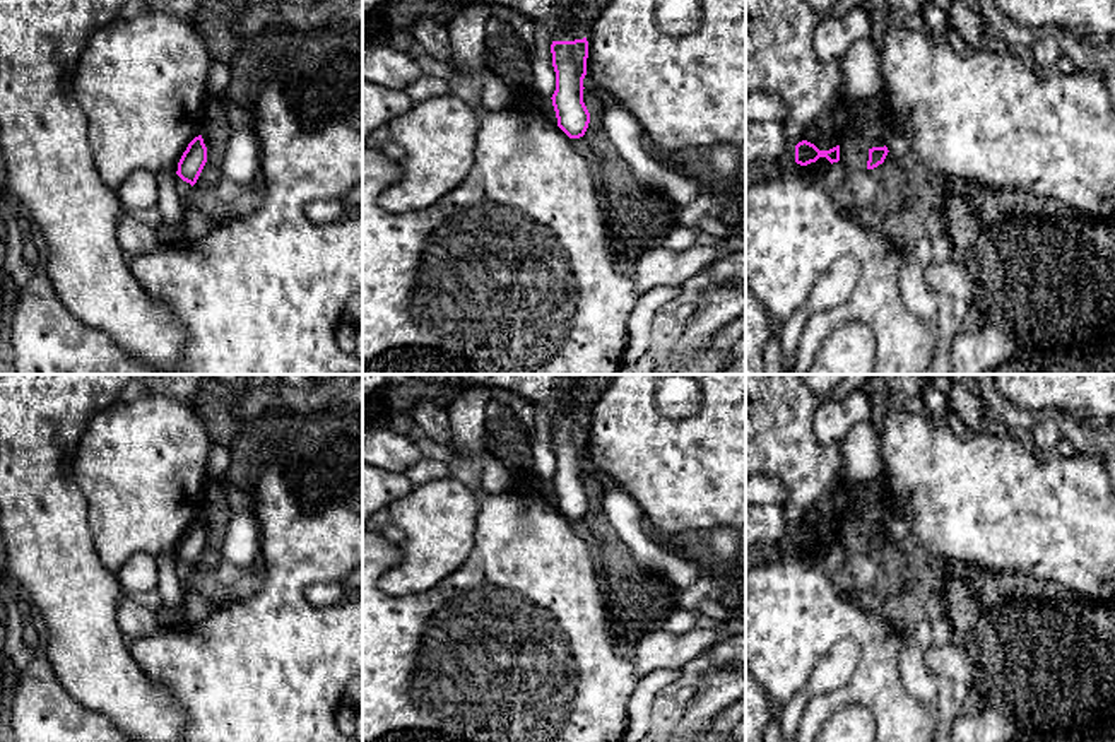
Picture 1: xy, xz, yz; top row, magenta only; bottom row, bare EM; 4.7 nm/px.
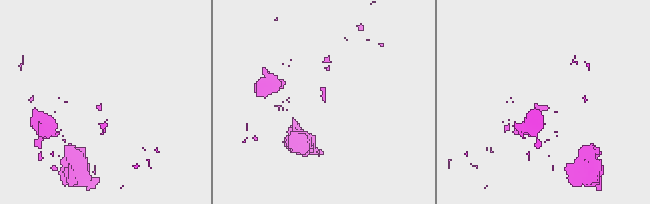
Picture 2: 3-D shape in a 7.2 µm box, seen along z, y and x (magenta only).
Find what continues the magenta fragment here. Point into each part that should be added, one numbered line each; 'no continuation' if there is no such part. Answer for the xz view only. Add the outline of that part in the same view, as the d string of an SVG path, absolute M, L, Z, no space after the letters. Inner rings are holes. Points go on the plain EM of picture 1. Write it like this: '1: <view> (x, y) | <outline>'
1: xz (539, 388) | M363 374L363 429L385 410L383 393L409 380L431 380L458 386L503 388L534 403L549 403L554 410L552 424L583 422L585 415L568 409L568 397L578 388L583 374L575 378L564 398L556 400L559 374Z

